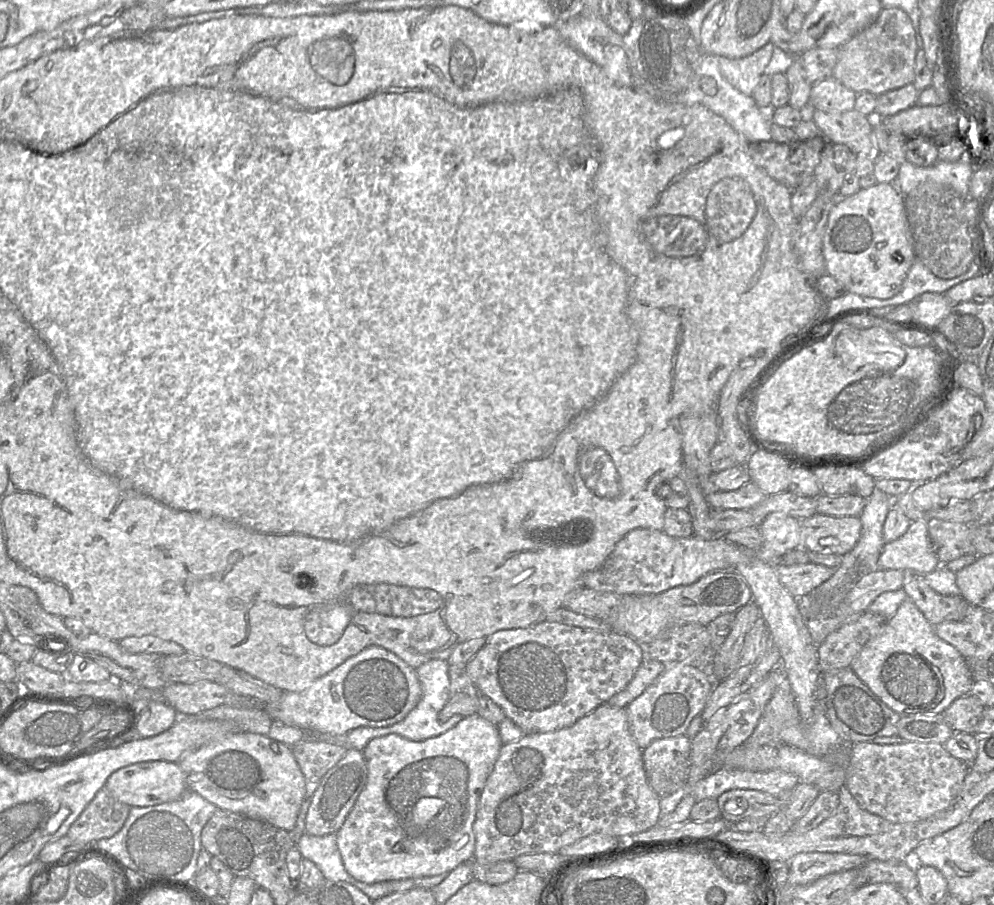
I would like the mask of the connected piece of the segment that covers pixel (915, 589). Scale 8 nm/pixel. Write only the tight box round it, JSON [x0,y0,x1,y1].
[902,572,972,624]

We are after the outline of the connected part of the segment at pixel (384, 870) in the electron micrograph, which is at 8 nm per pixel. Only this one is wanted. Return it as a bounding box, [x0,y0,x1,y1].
[336,714,502,884]

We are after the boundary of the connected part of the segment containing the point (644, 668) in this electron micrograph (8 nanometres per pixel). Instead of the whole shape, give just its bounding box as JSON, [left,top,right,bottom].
[607,659,665,708]

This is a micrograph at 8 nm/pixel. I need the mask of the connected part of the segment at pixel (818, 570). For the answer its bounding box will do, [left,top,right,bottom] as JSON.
[775,562,834,598]

